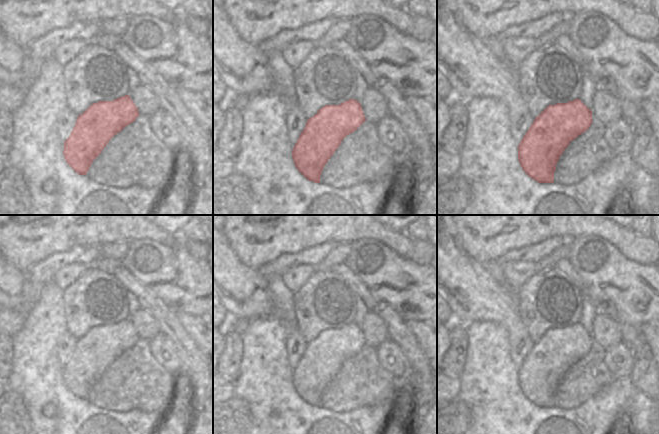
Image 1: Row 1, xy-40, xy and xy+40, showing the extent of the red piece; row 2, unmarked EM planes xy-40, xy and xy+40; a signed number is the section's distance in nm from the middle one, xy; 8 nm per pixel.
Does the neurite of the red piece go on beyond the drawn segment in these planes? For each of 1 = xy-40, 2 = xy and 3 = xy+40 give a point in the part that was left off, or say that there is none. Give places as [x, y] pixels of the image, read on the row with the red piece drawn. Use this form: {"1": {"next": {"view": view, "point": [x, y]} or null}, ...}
{"1": {"next": null}, "2": {"next": null}, "3": {"next": null}}

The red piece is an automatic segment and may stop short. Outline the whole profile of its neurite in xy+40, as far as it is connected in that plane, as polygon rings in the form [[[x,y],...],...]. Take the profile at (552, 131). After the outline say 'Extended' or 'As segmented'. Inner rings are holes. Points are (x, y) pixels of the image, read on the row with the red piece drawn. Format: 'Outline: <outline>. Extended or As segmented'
Outline: [[[580,99],[546,107],[518,145],[524,172],[539,183],[553,183],[560,156],[571,141],[588,130],[592,120],[592,111]]]. As segmented.

